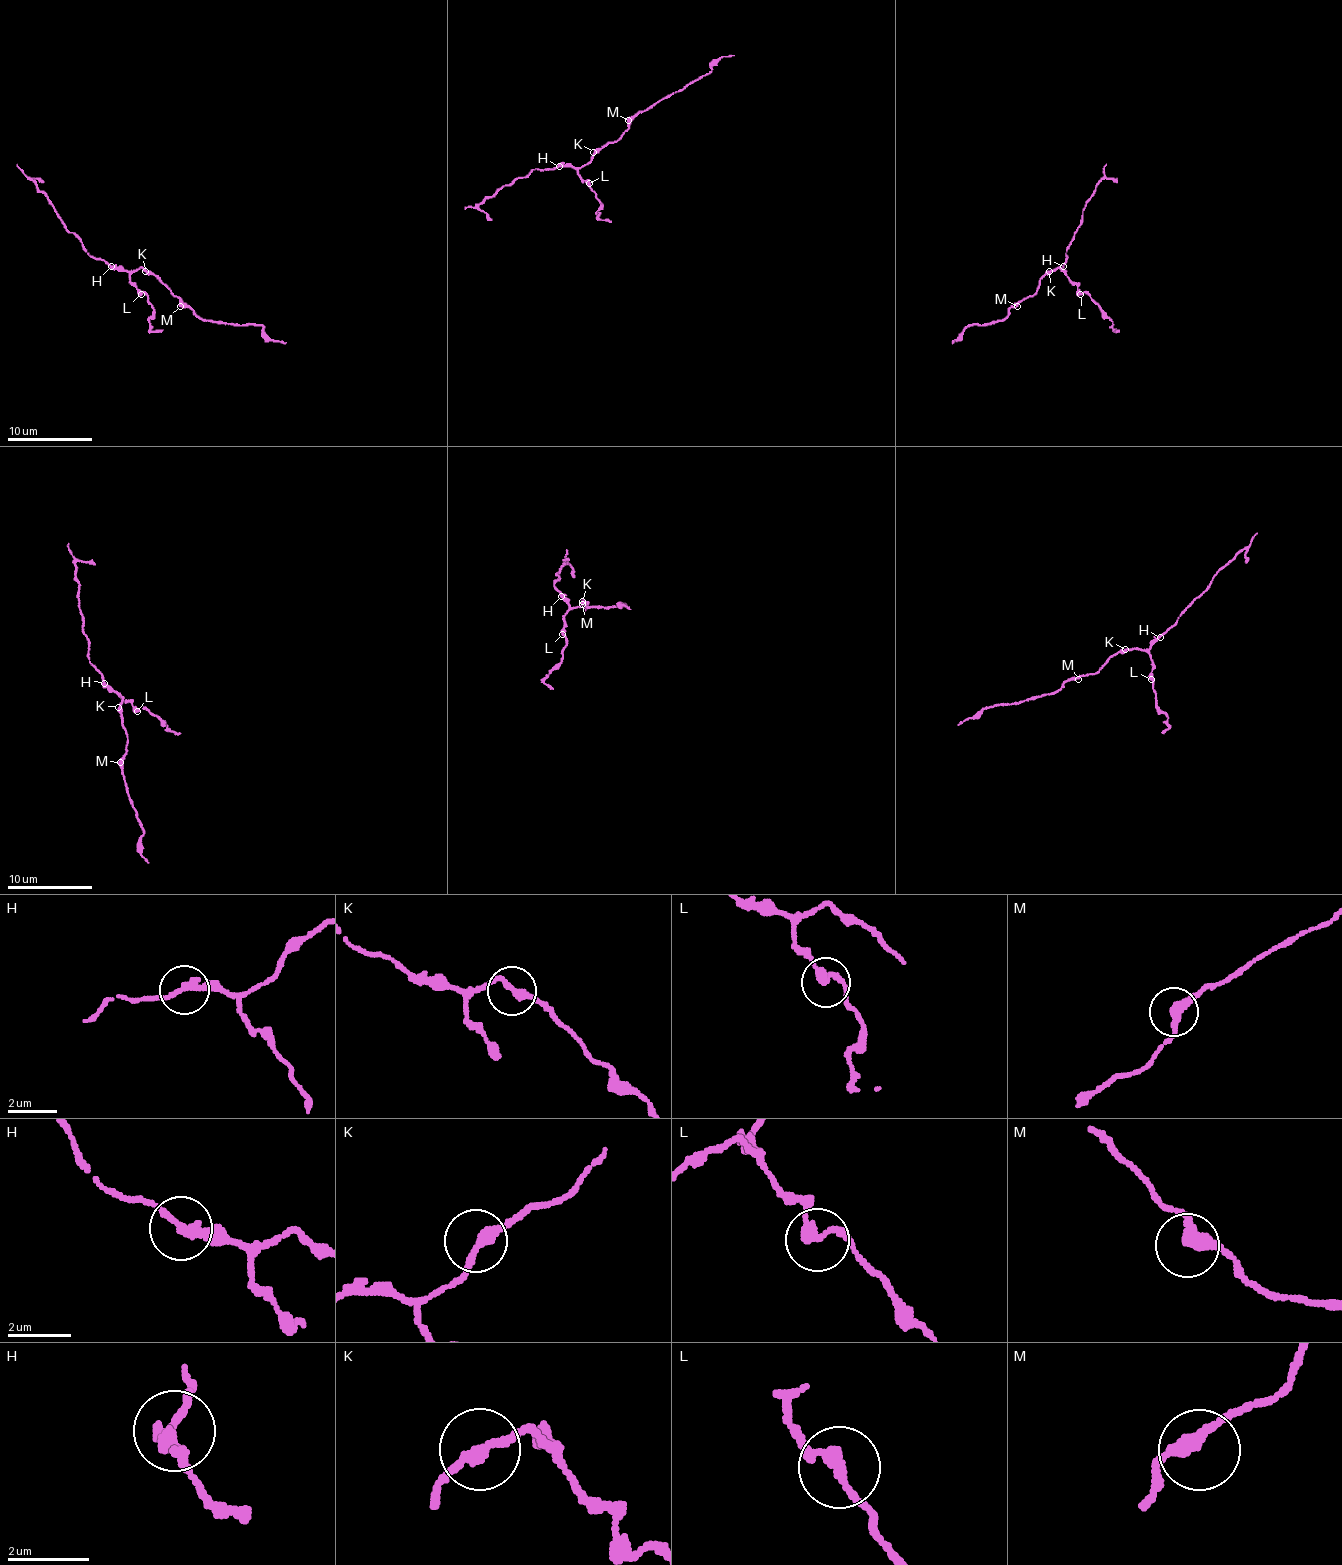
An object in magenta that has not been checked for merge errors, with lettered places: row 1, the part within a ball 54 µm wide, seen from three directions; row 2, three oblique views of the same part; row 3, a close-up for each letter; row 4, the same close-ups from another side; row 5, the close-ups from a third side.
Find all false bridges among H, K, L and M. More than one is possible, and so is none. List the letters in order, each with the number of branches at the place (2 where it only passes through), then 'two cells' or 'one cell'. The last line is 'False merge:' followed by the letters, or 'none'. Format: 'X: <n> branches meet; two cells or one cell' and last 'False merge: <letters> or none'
H: 2 branches meet; one cell
K: 2 branches meet; one cell
L: 2 branches meet; two cells
M: 2 branches meet; one cell
False merge: L

